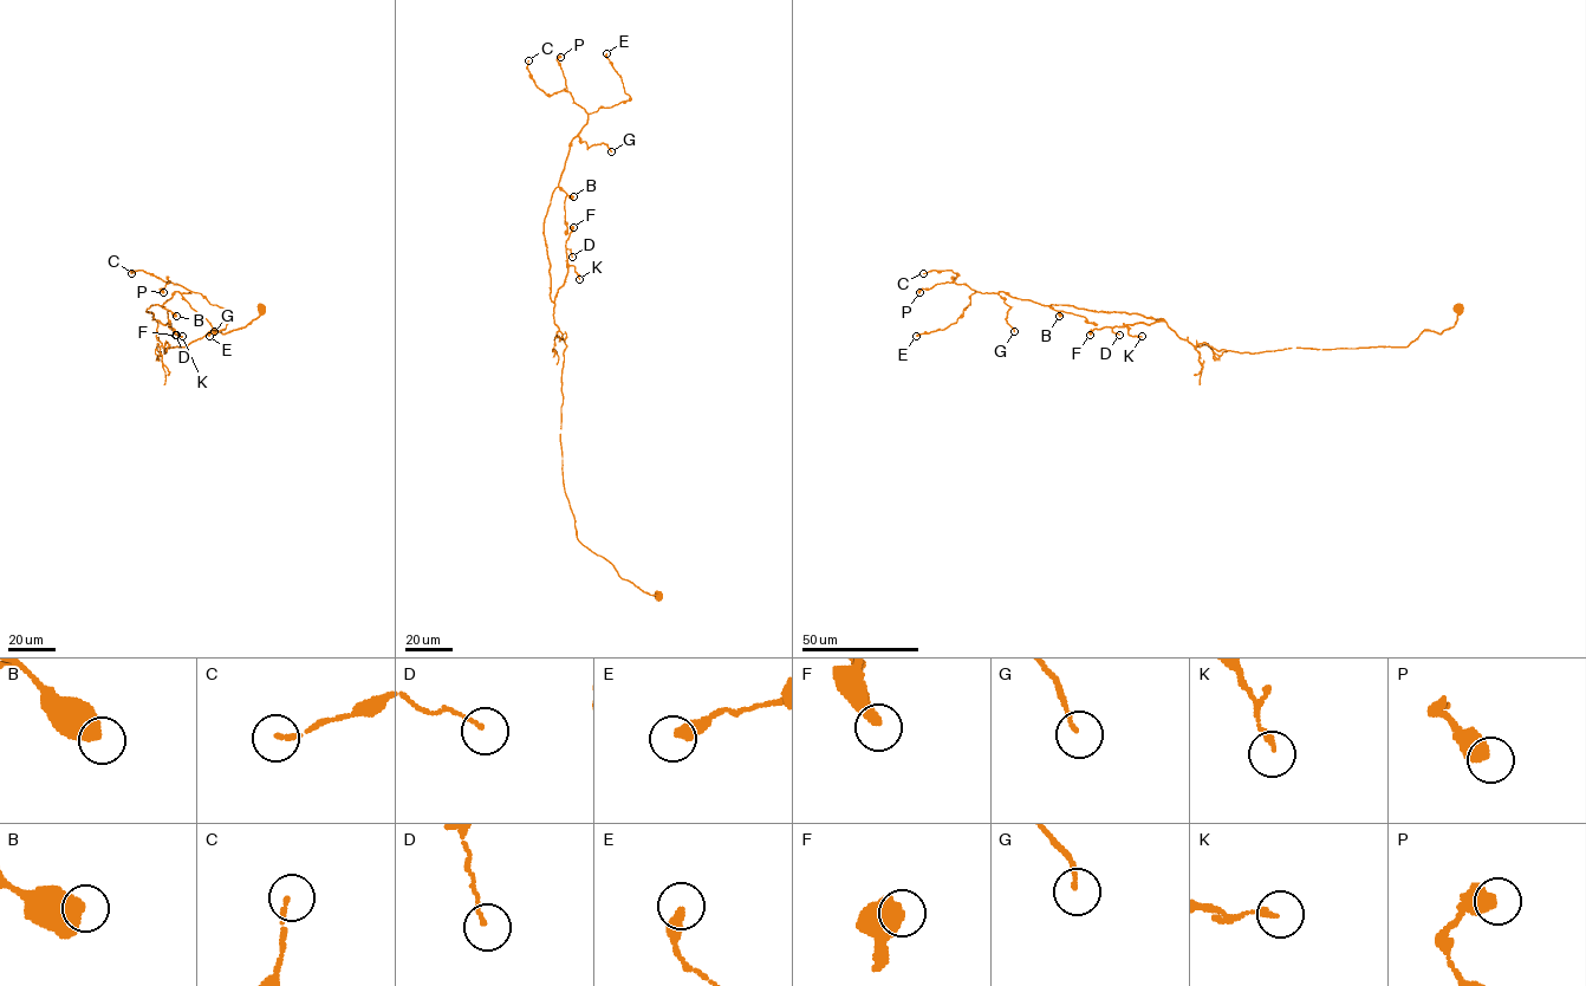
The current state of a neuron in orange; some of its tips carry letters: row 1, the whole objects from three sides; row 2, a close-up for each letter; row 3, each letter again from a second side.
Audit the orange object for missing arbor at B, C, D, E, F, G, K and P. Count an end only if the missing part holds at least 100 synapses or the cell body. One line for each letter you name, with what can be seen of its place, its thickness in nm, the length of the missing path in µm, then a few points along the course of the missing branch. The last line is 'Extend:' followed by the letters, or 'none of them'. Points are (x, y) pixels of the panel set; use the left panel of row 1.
Extend: none of them

